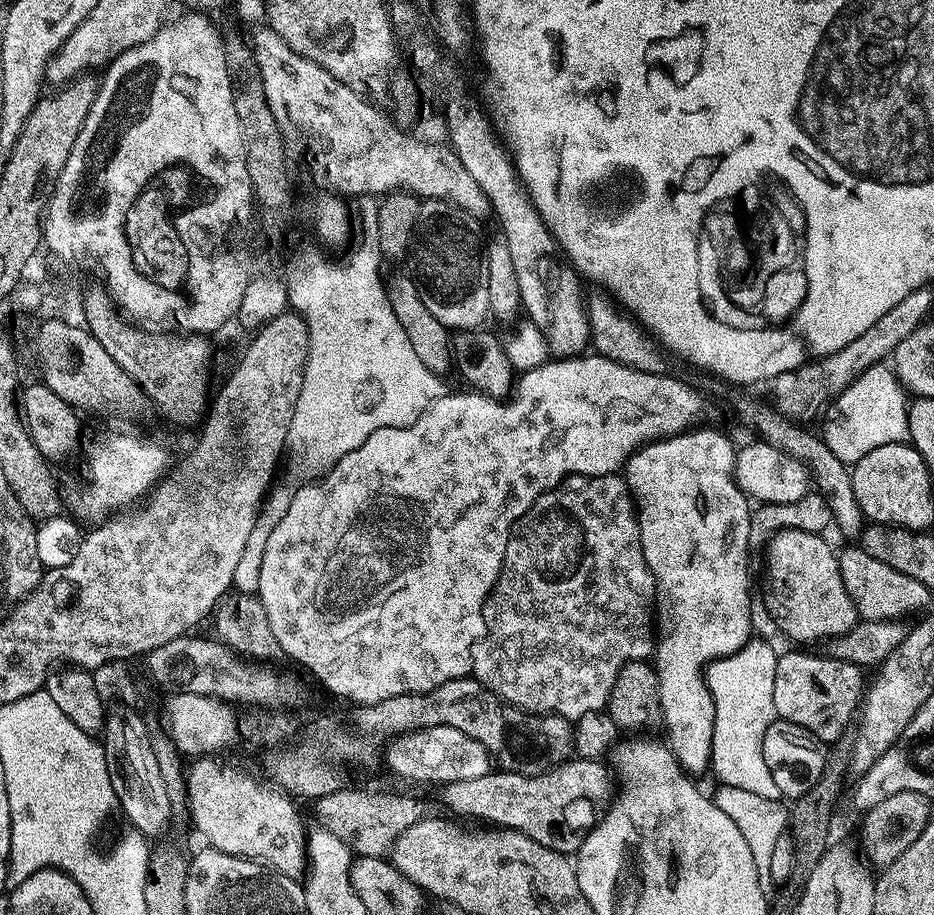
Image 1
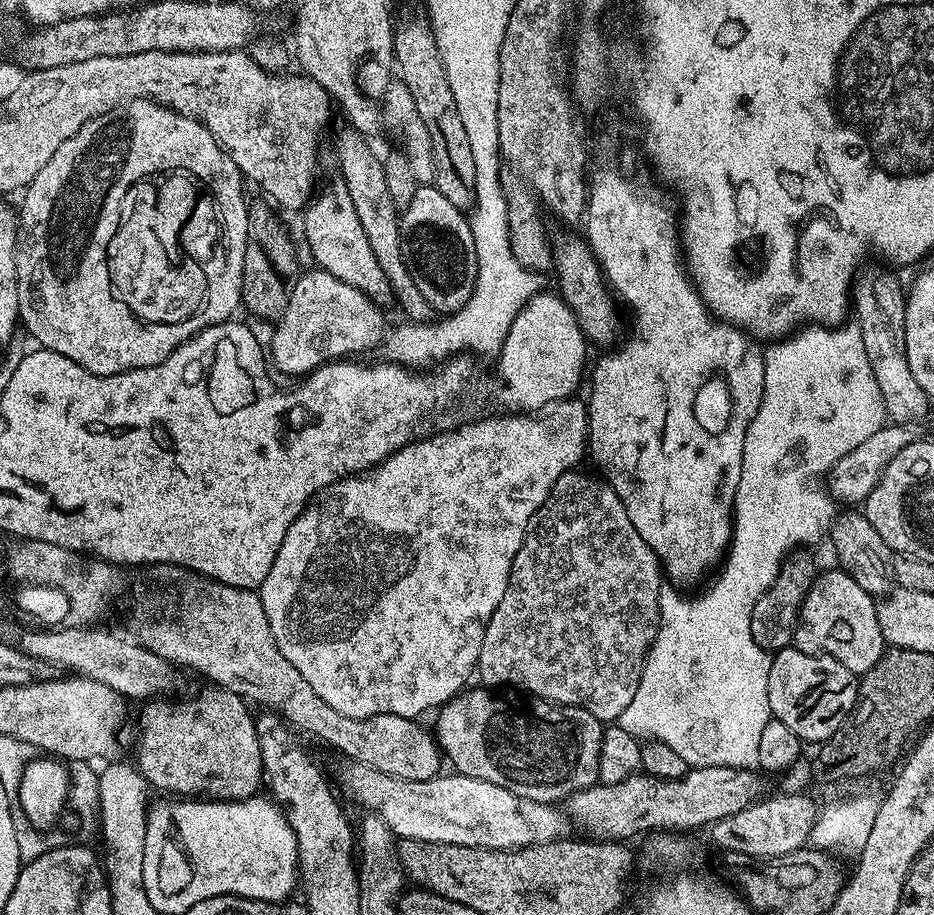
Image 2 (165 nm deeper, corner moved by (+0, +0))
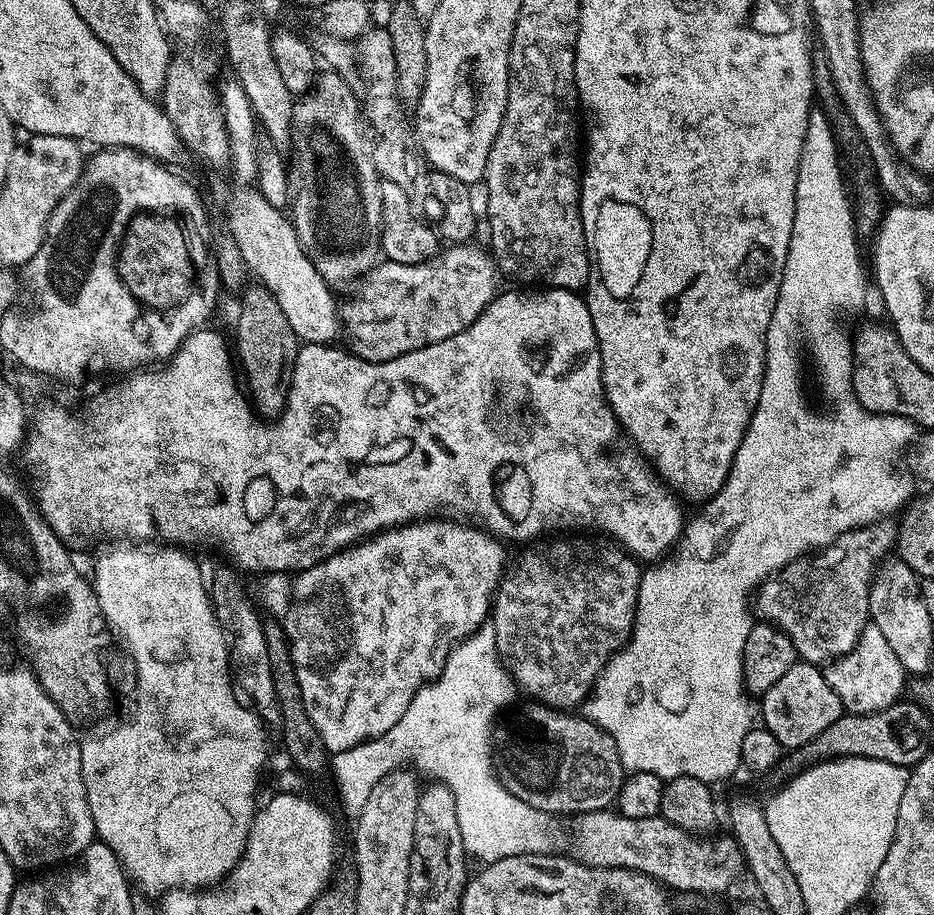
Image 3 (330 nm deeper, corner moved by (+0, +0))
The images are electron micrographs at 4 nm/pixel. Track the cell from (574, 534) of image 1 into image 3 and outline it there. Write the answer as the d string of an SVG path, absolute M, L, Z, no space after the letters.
M548 538L525 547L528 549L501 579L490 609L496 652L515 680L517 689L521 693L529 692L533 701L557 710L572 710L575 704L576 707L583 705L592 685L600 677L600 671L608 665L612 655L628 643L636 617L642 571L636 557L629 556L607 539L568 539L572 538Z

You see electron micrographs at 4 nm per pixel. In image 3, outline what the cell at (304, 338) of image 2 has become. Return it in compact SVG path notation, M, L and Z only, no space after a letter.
M465 242L445 247L425 264L403 264L393 260L377 263L376 267L359 281L360 289L357 290L356 297L339 309L343 335L348 335L348 340L352 343L349 345L356 355L370 362L386 362L402 354L410 354L410 350L454 338L454 334L466 330L466 326L476 321L498 294L498 269L495 260L487 251L471 248L472 246Z

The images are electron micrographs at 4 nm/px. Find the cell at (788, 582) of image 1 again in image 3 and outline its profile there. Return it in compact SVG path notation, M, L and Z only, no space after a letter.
M870 622L862 630L852 650L831 661L823 669L823 673L826 682L830 682L830 690L834 690L834 694L838 694L838 698L841 699L841 706L845 713L870 714L889 708L901 699L900 691L903 688L905 691L906 688L906 680L904 684L906 673L902 662L898 662L894 650L890 650L882 630L878 630L878 626Z

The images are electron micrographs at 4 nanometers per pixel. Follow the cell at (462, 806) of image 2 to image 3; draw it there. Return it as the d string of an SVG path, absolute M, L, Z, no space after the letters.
M615 810L581 812L572 822L570 848L572 844L575 859L580 863L595 868L629 868L646 874L676 894L716 892L730 887L732 880L743 877L746 872L742 850L730 834L705 838L666 822L661 815L626 818Z

